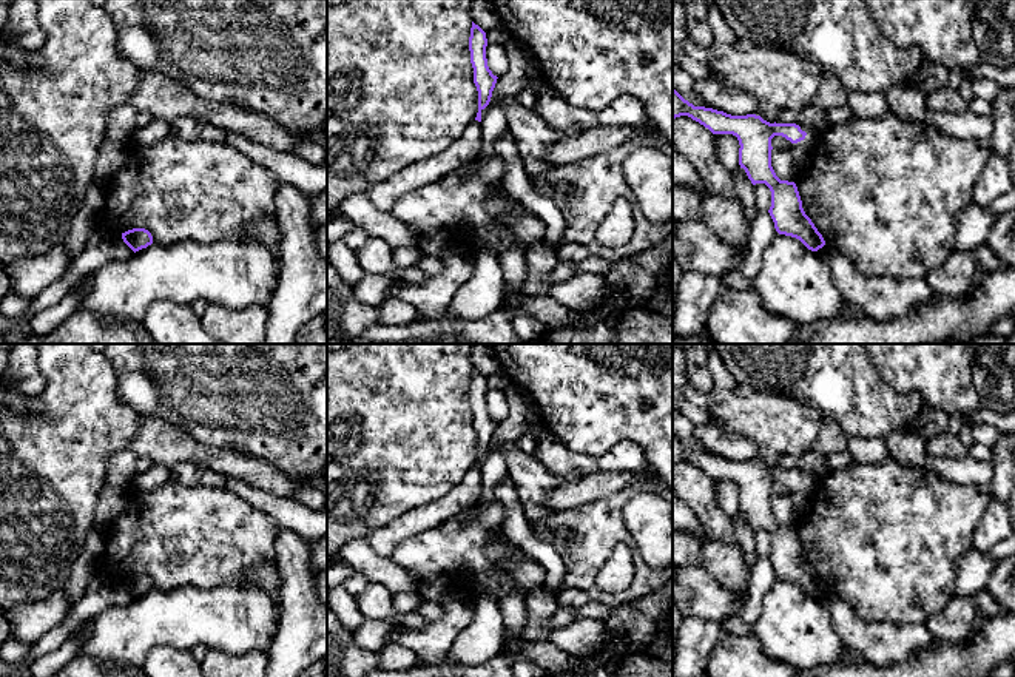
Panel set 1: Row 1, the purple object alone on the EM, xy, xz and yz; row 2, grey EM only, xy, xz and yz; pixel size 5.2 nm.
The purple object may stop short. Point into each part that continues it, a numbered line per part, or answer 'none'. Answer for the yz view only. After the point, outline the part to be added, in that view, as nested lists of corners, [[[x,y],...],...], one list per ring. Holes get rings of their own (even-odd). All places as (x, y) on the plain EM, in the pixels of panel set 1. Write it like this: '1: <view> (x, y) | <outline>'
1: yz (809, 488) | [[[807,478],[805,484],[798,487],[798,492],[811,497],[818,484],[819,481],[816,478]]]

